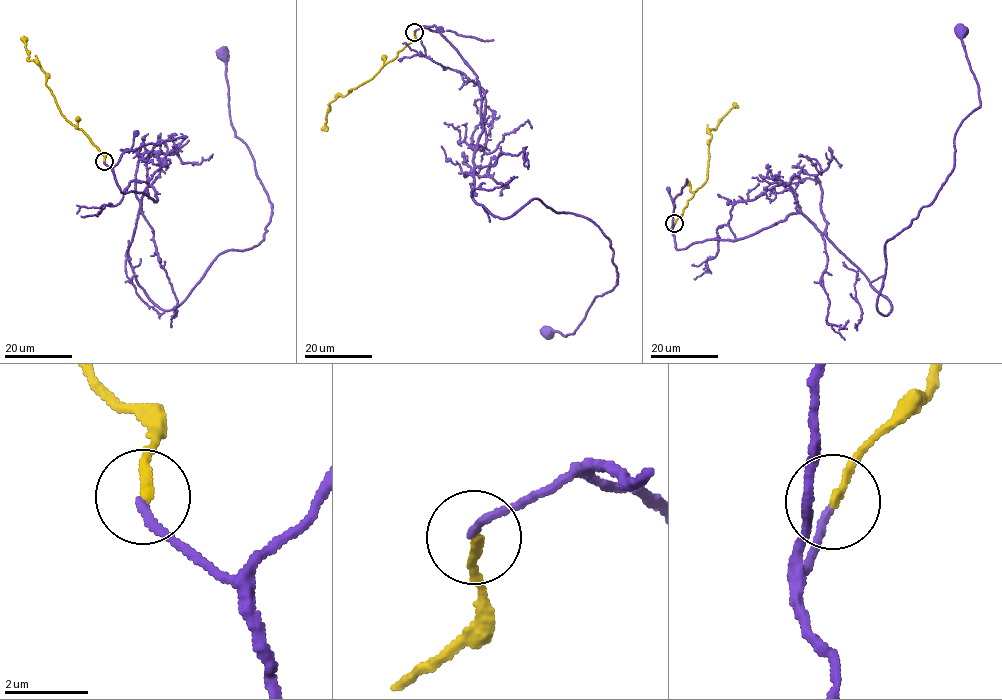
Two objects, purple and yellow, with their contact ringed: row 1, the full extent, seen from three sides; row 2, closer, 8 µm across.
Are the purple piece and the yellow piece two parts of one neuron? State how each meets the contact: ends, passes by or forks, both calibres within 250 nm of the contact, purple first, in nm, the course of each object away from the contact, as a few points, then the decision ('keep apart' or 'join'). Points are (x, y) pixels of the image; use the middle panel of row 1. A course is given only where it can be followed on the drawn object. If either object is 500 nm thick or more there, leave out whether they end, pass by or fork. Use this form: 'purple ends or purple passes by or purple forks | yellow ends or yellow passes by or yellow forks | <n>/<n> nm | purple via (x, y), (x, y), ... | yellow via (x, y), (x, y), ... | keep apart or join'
purple ends | yellow ends | 190/200 nm | purple via (414, 32), (476, 75), (473, 200), (610, 243), (616, 284), (548, 332) | yellow via (414, 32), (415, 38), (369, 80), (329, 103), (327, 131) | keep apart

